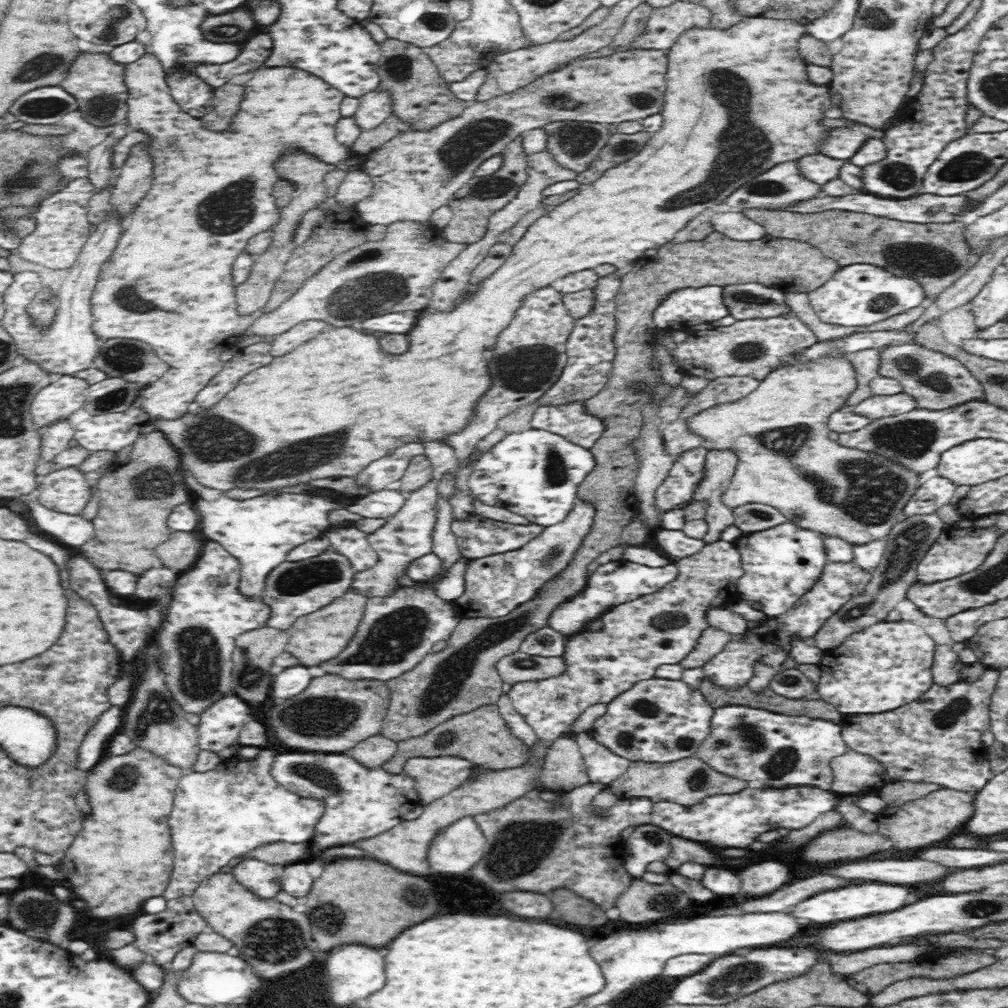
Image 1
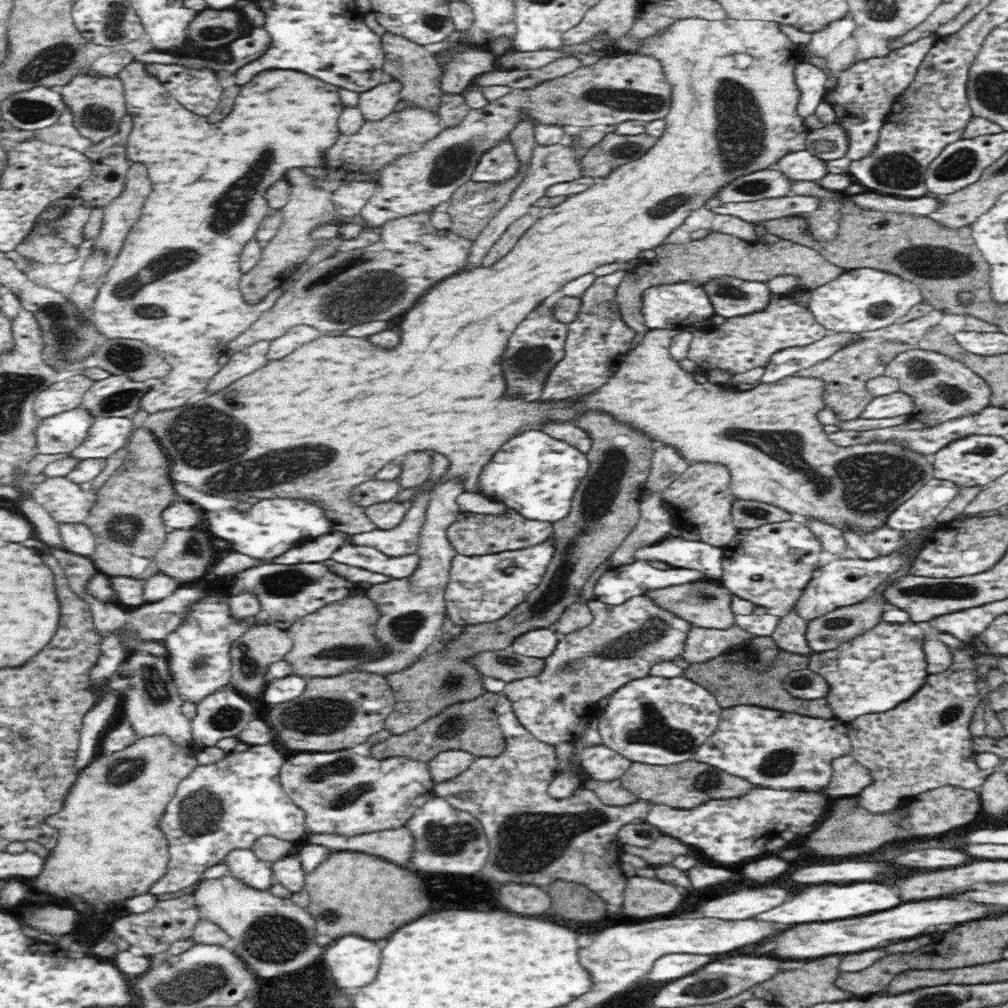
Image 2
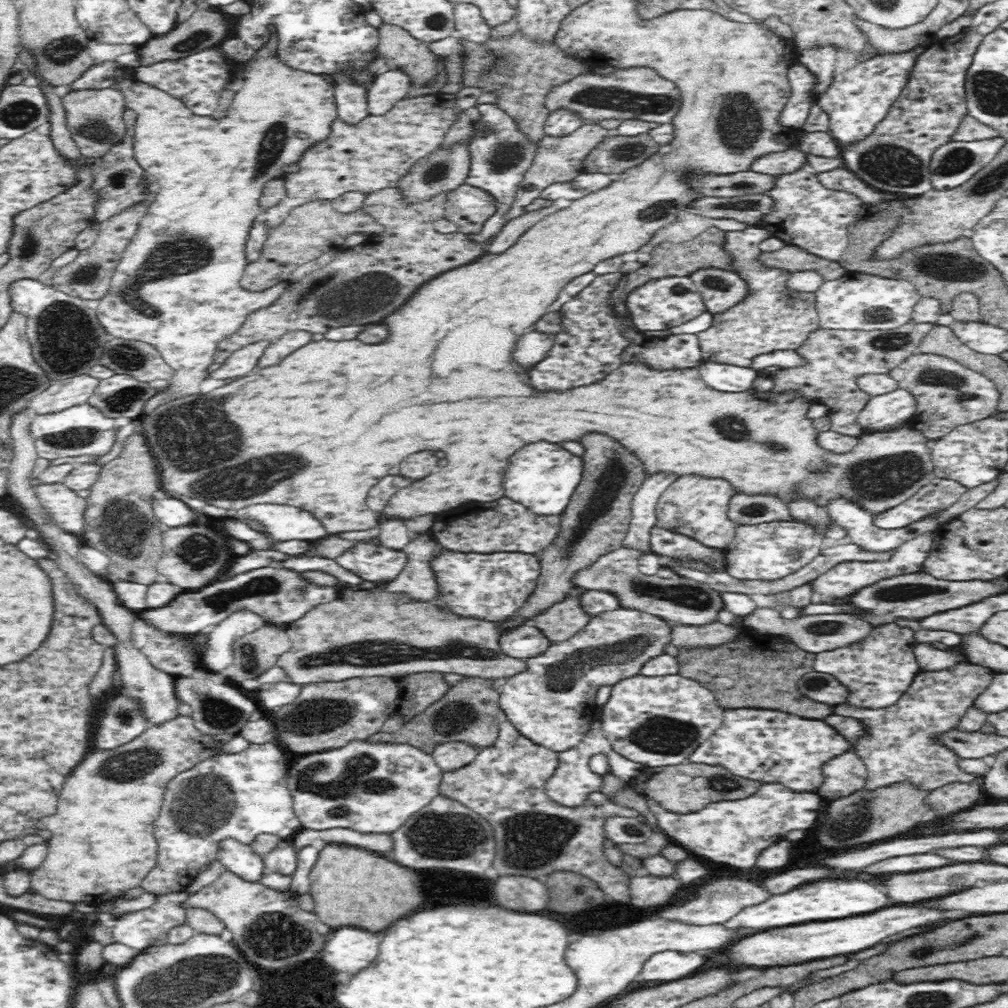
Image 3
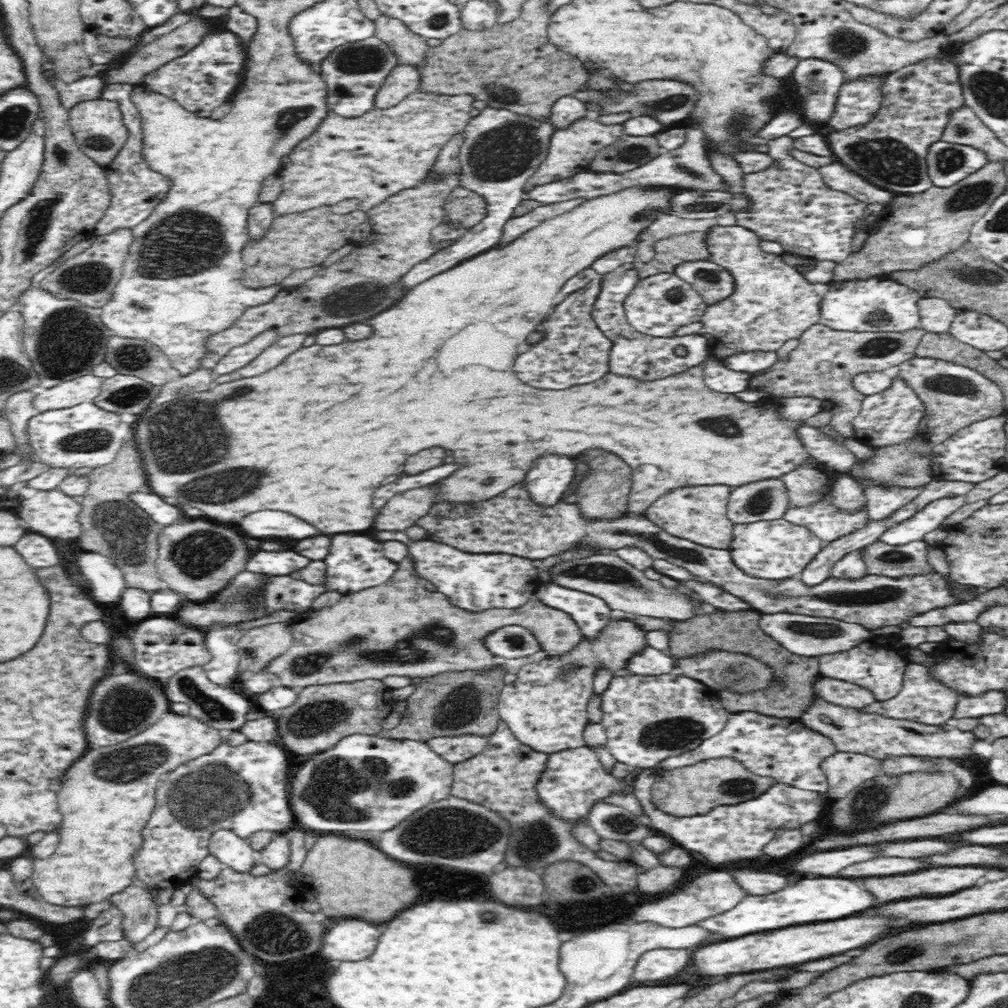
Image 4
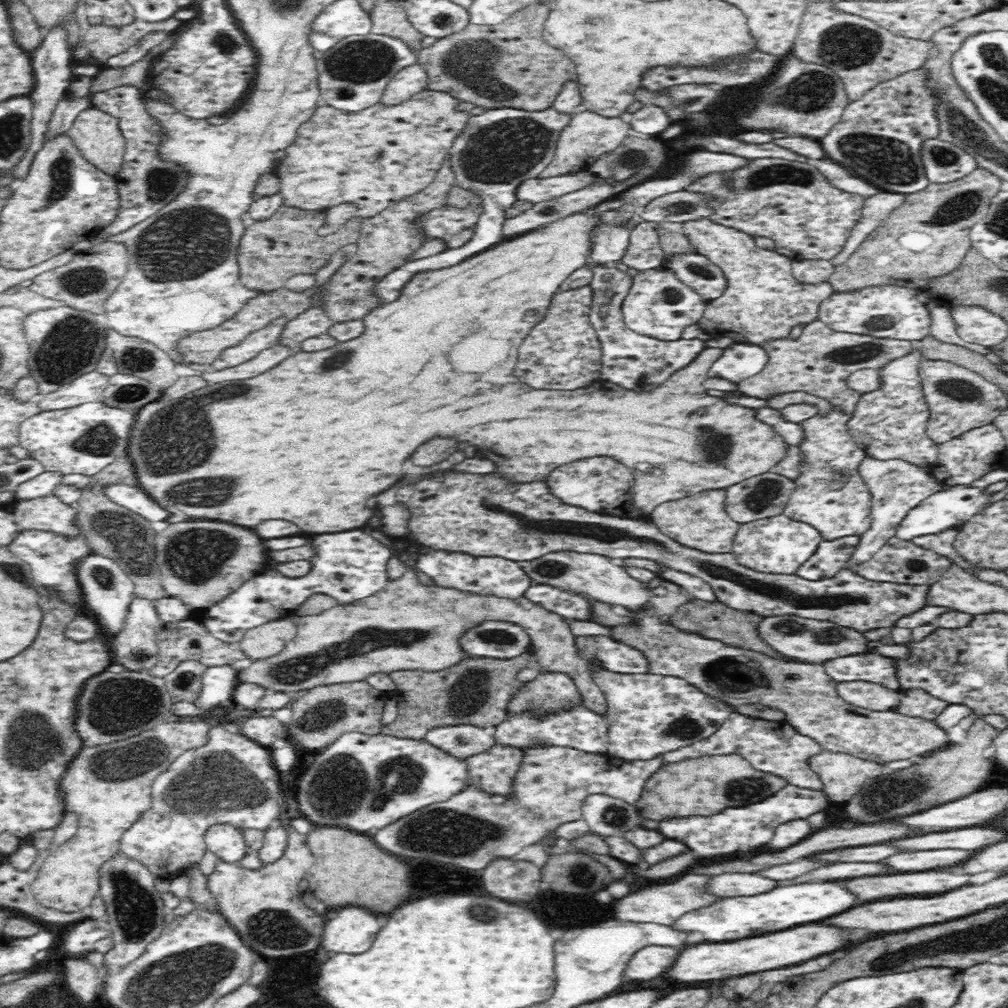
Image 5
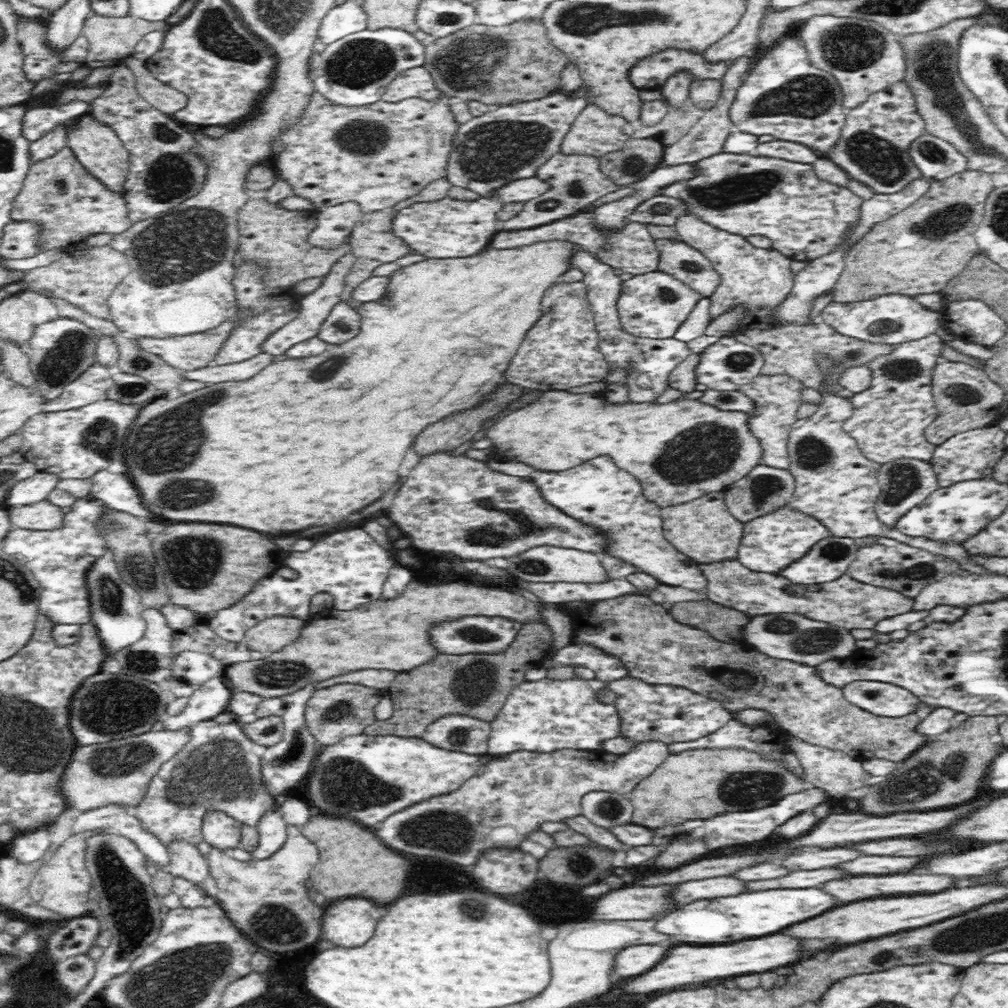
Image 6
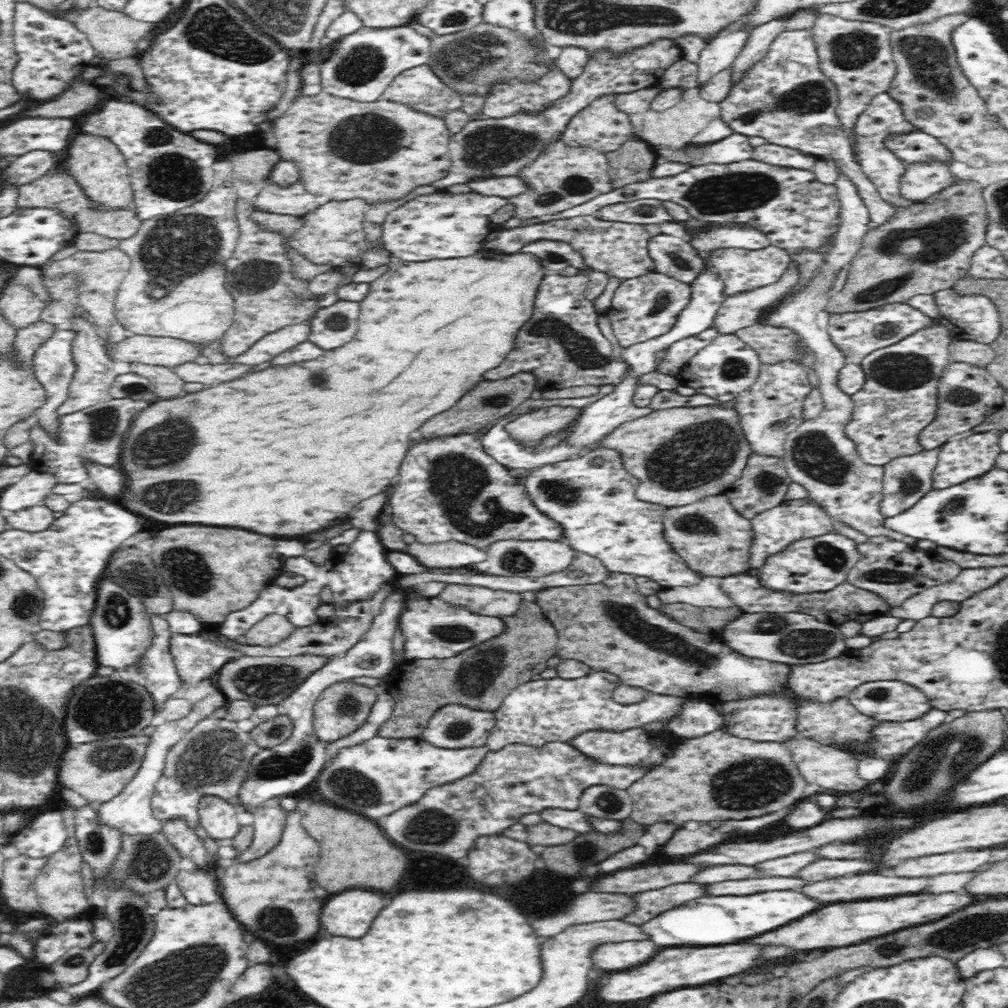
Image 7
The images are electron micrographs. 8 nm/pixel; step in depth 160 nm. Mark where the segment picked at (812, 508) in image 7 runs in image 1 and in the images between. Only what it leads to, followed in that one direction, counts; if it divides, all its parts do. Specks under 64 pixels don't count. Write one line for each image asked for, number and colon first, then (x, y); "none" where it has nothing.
1: (781, 563)
2: (770, 565)
3: (770, 550)
4: (776, 549)
5: (777, 545)
6: (769, 542)

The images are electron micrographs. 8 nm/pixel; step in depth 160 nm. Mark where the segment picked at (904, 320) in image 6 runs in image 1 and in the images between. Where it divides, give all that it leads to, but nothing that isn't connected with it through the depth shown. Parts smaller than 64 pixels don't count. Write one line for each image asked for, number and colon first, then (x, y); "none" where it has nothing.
1: (859, 295)
2: (861, 300)
3: (858, 302)
4: (878, 305)
5: (895, 312)

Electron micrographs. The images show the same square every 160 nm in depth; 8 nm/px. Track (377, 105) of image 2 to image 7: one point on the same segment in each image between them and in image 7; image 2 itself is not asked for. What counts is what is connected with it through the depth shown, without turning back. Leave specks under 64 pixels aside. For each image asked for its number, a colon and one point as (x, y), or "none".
3: (387, 89)
4: (404, 80)
5: (413, 79)
6: (417, 82)
7: (419, 88)

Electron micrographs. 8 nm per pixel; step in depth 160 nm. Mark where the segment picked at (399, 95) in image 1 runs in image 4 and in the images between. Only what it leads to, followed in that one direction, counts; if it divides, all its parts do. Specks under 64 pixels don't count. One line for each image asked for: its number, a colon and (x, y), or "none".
2: (415, 66)
3: (400, 50)
4: (410, 48)

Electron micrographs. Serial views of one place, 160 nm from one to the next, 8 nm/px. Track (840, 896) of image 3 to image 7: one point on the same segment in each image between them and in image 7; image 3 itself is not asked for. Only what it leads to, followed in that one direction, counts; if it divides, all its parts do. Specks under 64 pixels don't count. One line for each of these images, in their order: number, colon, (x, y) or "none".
4: (819, 899)
5: (732, 918)
6: (753, 914)
7: (727, 919)

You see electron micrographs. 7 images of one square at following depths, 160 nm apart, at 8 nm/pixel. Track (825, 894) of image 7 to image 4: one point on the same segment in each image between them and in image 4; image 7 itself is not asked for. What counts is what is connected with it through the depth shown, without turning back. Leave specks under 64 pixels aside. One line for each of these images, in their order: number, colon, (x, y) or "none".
4: (936, 881)
5: (930, 882)
6: (860, 887)

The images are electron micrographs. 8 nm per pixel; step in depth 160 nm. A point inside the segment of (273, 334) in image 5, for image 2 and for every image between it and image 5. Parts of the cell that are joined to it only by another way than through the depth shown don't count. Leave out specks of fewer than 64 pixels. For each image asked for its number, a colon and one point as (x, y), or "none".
2: (240, 364)
3: (242, 360)
4: (235, 358)

